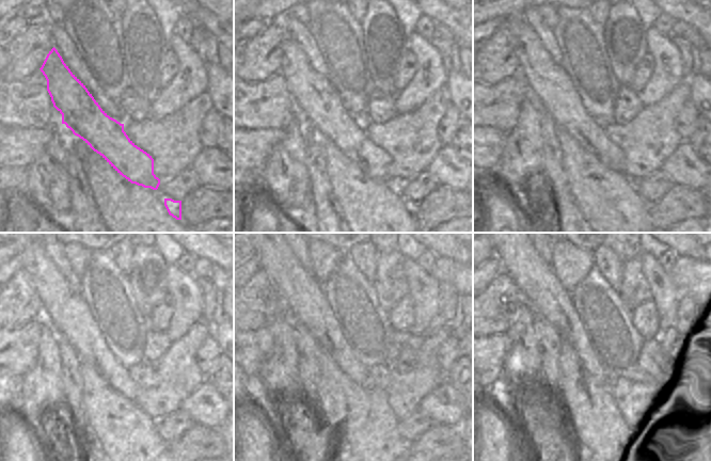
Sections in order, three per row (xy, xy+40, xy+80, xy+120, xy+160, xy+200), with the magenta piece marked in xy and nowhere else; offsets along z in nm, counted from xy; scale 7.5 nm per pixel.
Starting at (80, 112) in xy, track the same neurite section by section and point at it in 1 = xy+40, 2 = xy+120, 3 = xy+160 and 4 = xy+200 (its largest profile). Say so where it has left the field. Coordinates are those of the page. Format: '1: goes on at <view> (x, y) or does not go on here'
1: goes on at xy+40 (313, 92)
2: goes on at xy+120 (67, 312)
3: goes on at xy+160 (307, 305)
4: goes on at xy+200 (547, 296)

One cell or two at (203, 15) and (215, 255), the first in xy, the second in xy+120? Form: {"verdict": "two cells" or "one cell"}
{"verdict": "one cell"}

